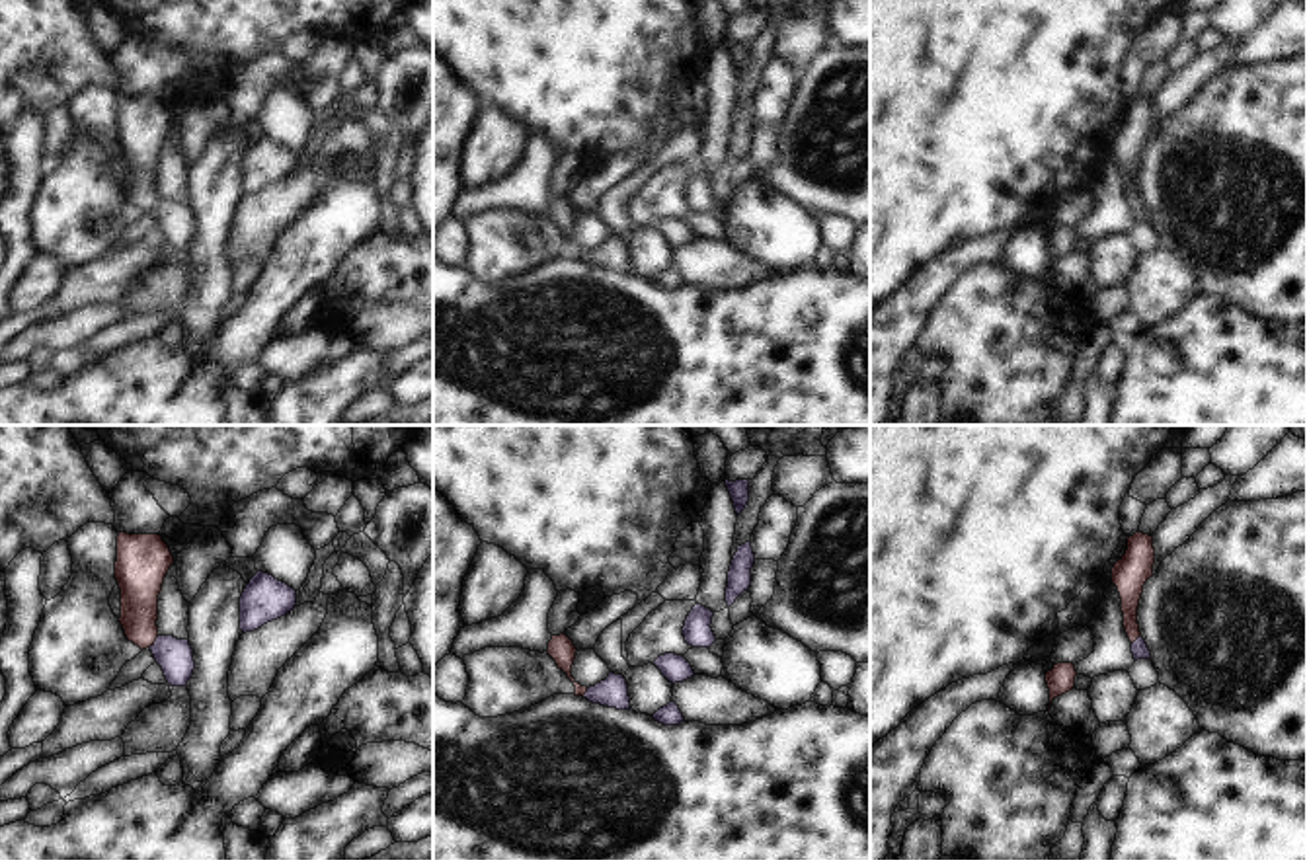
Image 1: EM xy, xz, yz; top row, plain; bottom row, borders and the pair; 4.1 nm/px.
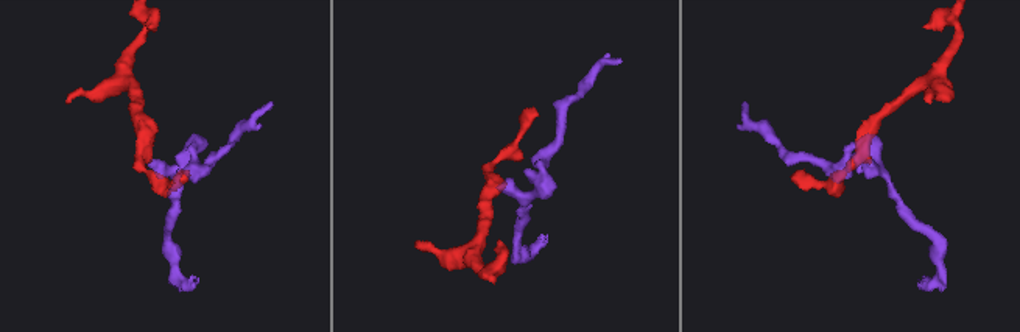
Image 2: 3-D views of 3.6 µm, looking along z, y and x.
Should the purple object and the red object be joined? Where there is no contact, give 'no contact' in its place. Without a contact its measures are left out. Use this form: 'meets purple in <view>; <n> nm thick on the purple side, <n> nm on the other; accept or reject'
meets purple in xy; 150 nm thick on the purple side, 170 nm on the other; accept

